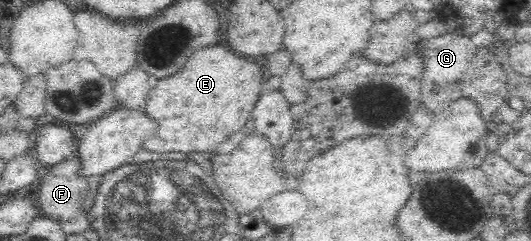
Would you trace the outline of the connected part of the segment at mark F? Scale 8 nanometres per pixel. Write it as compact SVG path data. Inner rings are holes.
M76 157L65 159L48 168L49 173L41 177L41 191L37 197L42 215L54 217L60 221L69 220L81 211L81 205L83 205L88 191L87 179L78 173L81 169L81 159Z

